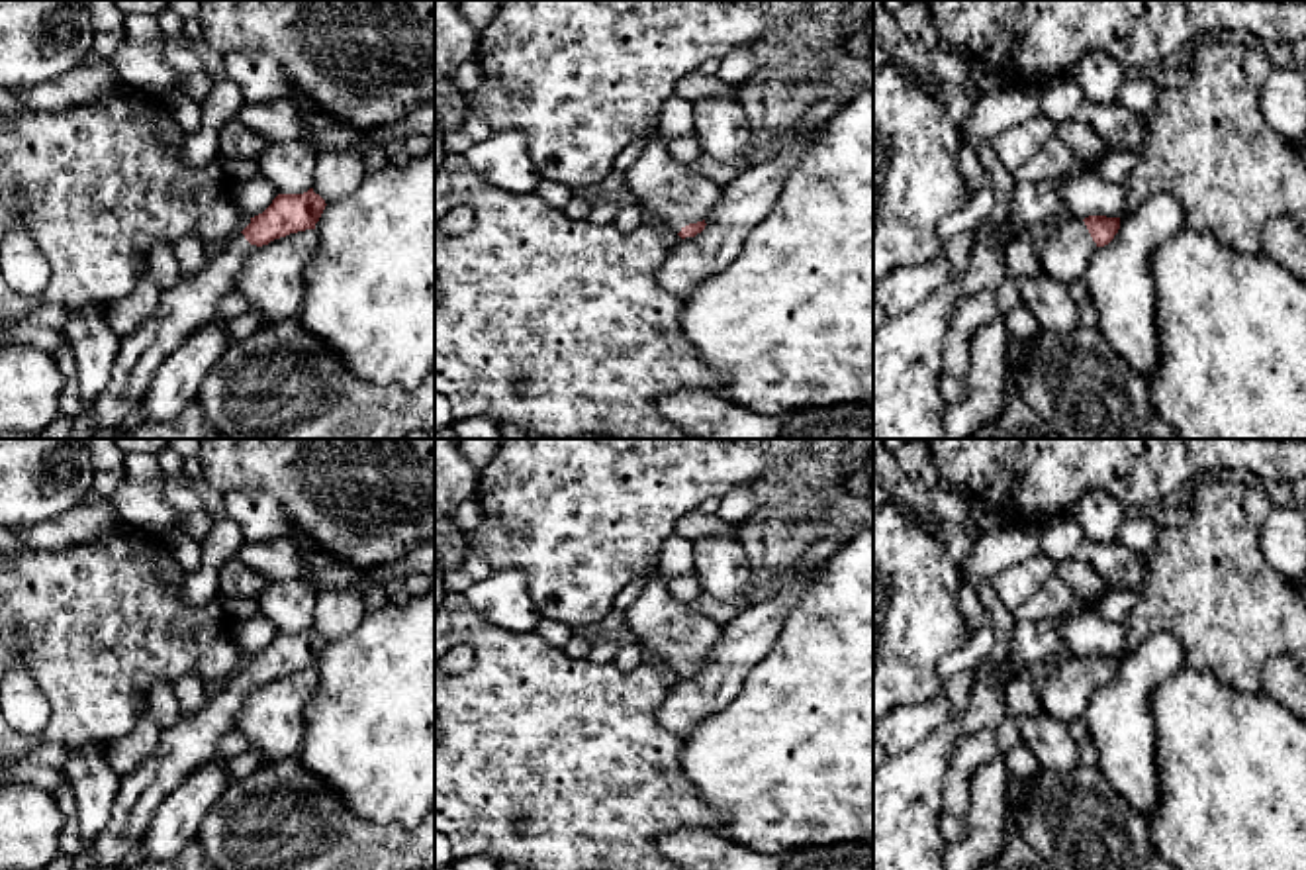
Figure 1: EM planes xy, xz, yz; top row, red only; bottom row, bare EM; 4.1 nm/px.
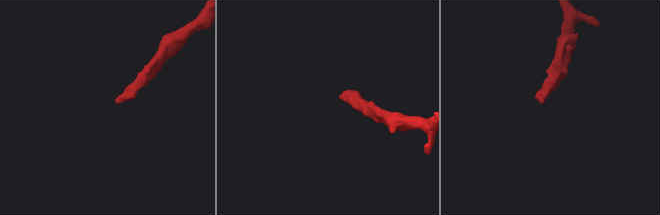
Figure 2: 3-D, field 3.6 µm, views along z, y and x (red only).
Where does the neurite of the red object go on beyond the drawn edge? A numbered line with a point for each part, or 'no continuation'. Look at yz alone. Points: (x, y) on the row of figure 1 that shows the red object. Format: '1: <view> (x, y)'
1: yz (1068, 249)

